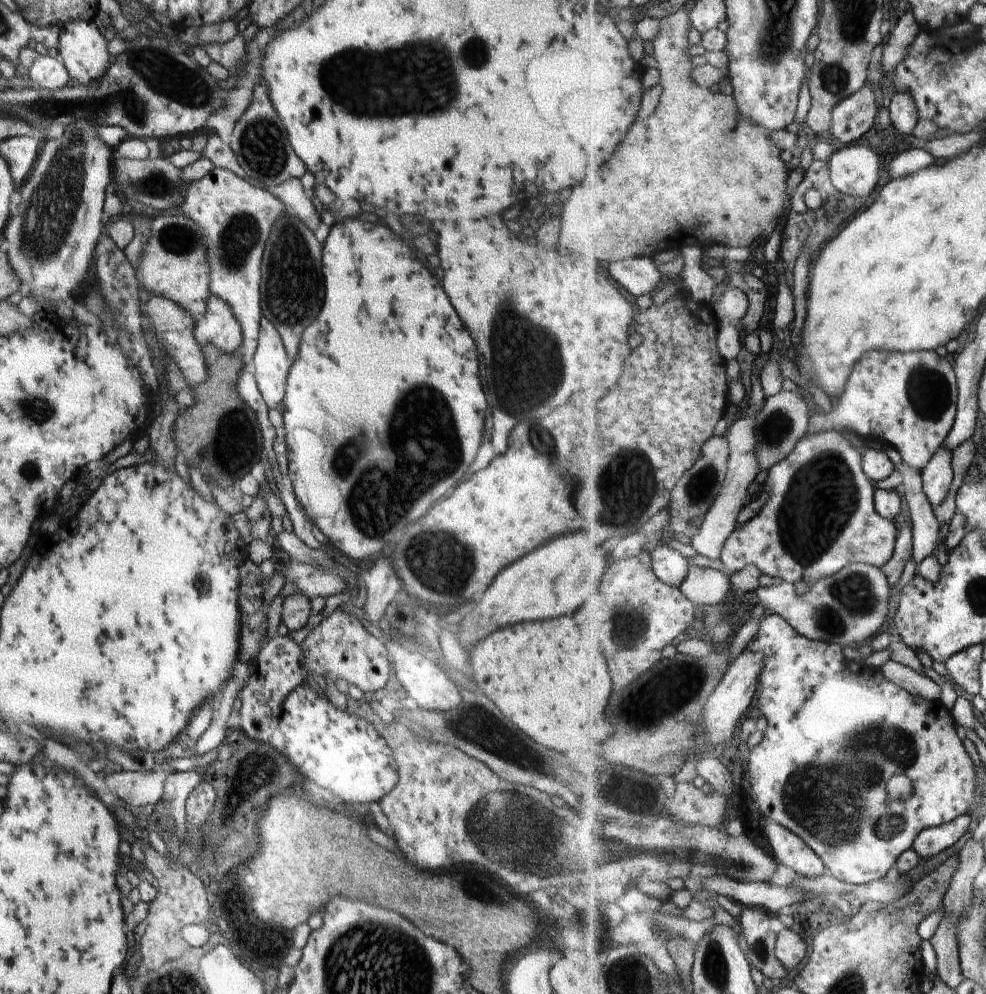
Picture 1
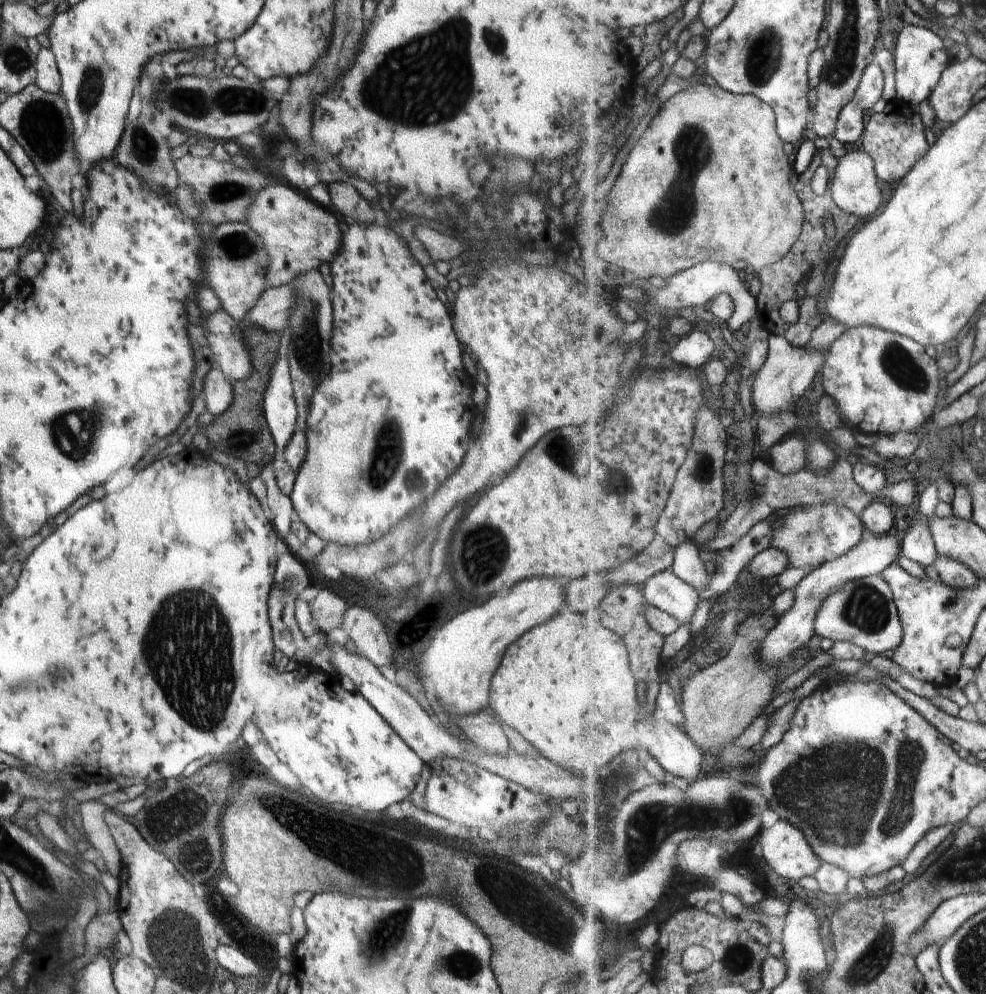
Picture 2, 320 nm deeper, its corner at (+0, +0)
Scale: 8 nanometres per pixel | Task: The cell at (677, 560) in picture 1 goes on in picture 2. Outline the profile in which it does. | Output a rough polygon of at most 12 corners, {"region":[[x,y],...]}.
{"region":[[674,572],[644,586],[649,602],[690,624],[699,590]]}

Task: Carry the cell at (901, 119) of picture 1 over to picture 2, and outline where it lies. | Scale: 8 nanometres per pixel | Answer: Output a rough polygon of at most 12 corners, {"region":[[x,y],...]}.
{"region":[[906,25],[895,50],[898,97],[929,100],[950,66],[948,40]]}

